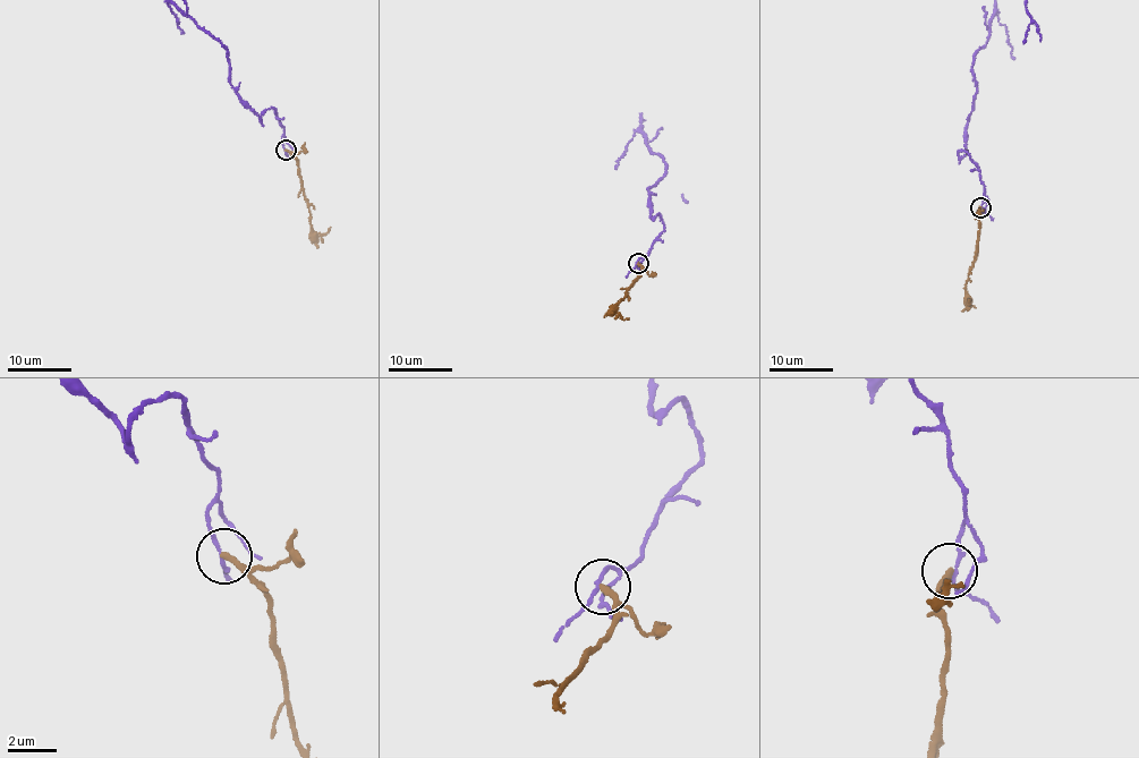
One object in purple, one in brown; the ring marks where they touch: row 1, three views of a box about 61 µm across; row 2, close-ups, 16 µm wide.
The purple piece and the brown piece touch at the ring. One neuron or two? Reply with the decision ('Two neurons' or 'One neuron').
Two neurons

